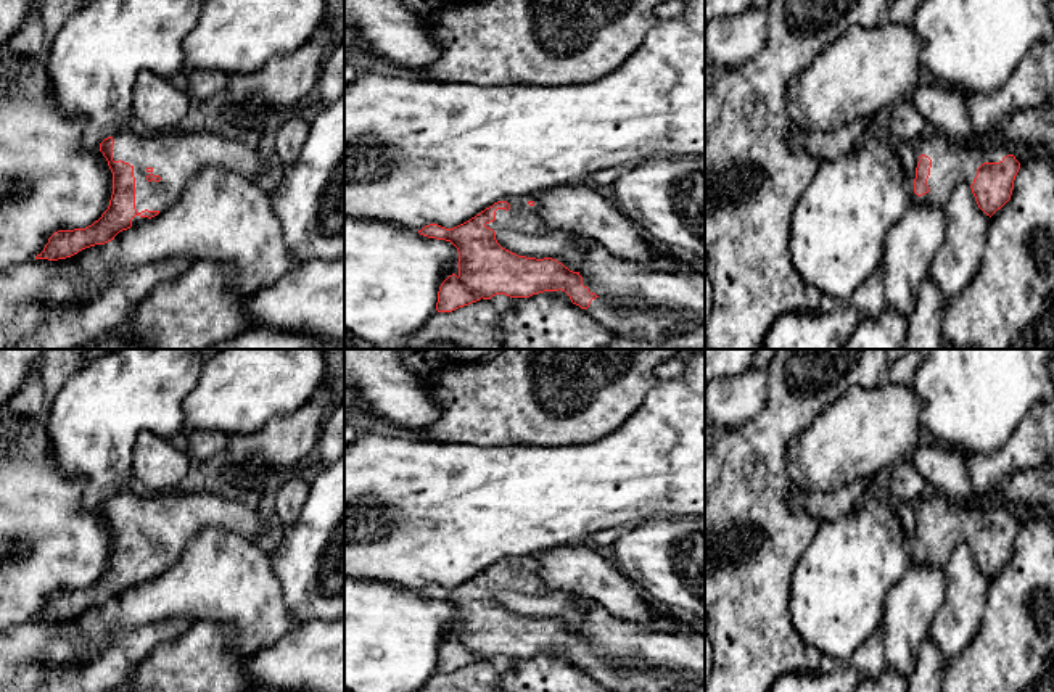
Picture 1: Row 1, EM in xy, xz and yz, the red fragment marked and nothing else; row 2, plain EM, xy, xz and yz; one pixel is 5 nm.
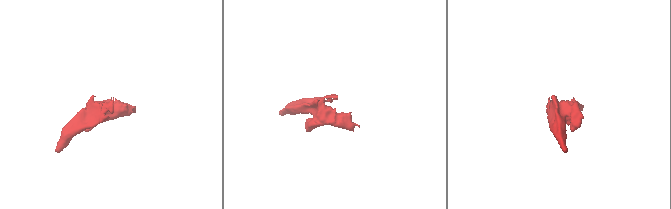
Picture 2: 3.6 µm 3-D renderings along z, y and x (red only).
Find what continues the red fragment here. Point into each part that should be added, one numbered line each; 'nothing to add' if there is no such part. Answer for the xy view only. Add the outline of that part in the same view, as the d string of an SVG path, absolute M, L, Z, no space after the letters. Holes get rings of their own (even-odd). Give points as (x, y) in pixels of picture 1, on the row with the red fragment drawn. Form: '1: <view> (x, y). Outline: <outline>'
1: xy (176, 156). Outline: M130 127L111 137L113 161L121 159L134 167L137 212L164 212L209 167L222 167L254 182L272 169L256 148L211 132L142 135Z

